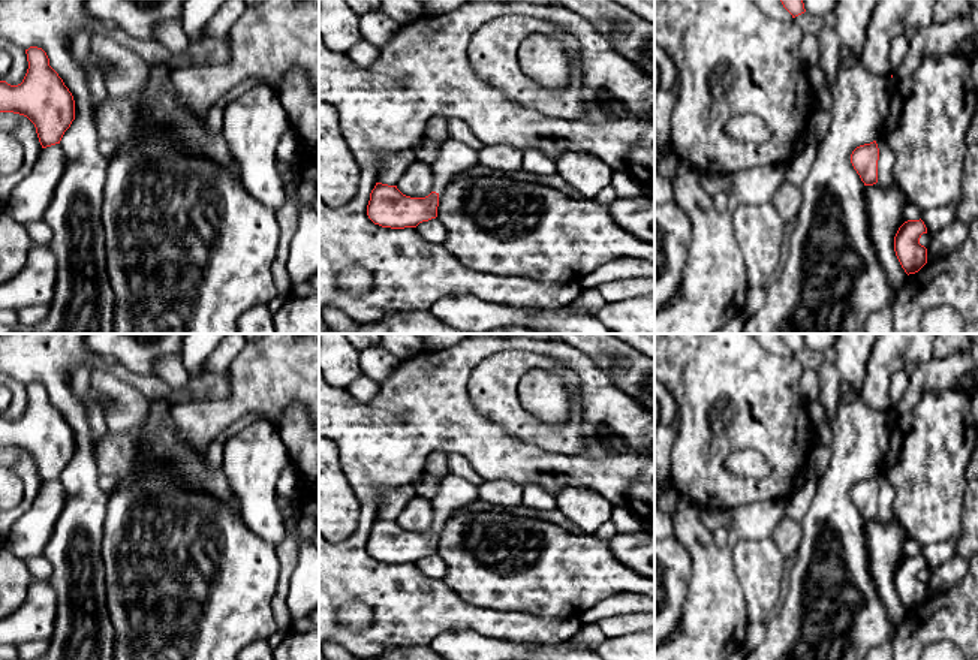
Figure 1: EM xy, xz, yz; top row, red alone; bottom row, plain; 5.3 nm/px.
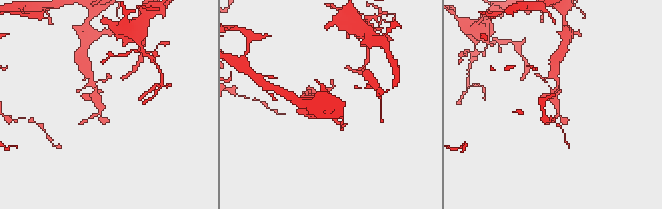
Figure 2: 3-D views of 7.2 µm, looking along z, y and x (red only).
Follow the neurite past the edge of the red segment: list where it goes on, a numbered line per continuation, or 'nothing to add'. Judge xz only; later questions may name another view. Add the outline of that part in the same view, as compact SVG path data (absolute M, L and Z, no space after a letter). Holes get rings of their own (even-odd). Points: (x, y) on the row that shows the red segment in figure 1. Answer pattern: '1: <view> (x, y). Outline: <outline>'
1: xz (454, 157). Outline: M454 139L440 144L439 156L434 160L434 187L433 192L440 193L442 189L466 169L478 163L478 151L472 147Z

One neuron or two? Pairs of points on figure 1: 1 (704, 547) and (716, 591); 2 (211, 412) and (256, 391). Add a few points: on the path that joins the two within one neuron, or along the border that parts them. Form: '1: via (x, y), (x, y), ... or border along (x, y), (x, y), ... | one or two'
1: via (707, 557), (712, 564), (713, 581) | one
2: via (222, 412), (232, 409), (246, 398) | one

